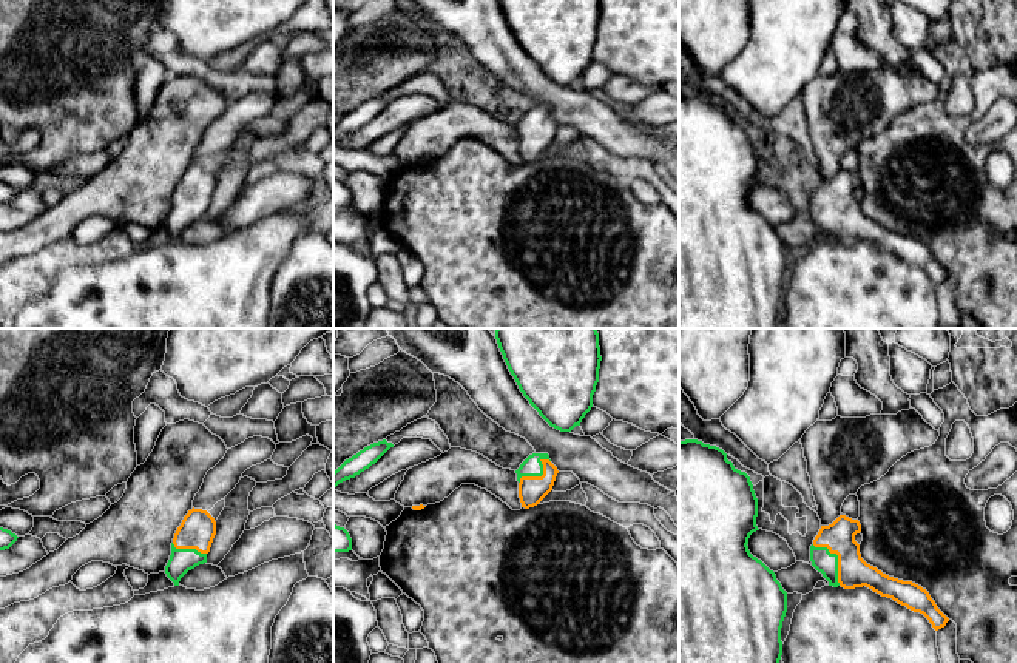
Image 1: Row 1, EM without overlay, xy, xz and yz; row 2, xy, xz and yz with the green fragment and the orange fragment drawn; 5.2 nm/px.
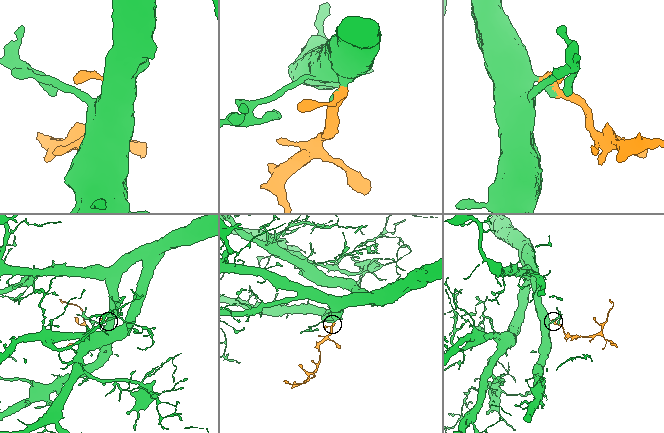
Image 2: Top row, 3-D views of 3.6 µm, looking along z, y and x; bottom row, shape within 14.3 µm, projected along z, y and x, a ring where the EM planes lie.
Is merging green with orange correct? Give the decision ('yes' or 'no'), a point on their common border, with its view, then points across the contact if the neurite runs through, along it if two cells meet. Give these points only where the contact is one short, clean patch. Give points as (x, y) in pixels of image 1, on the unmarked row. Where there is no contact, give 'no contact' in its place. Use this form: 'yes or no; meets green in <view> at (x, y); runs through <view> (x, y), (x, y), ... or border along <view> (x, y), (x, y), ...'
yes; meets green in yz at (837, 213)

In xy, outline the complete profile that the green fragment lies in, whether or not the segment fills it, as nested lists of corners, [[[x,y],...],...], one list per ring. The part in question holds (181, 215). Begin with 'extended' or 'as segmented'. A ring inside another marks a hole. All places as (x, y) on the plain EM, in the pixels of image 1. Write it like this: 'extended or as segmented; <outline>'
extended; [[[194,162],[188,165],[174,188],[171,210],[165,220],[165,228],[174,241],[179,241],[188,225],[207,217],[215,190],[216,176],[207,165]]]

